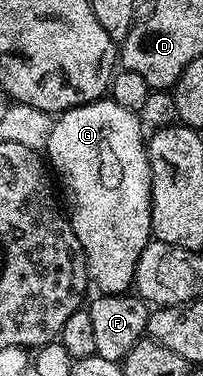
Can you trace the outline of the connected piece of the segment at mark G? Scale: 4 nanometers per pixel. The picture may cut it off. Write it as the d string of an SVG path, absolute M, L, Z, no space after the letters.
M111 99L67 109L52 122L46 161L58 178L74 235L82 243L91 284L101 294L128 293L139 257L153 240L152 172L139 116Z

